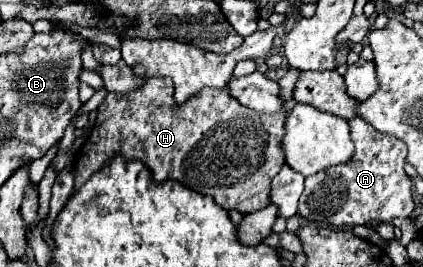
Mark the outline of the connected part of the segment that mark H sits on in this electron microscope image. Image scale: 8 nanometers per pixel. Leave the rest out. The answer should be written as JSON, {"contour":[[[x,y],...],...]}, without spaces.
{"contour":[[[155,77],[155,79],[145,79],[141,87],[137,87],[135,91],[131,93],[109,93],[105,97],[105,101],[99,105],[97,109],[97,119],[93,123],[93,129],[87,137],[87,141],[83,143],[83,147],[79,149],[77,153],[77,159],[75,159],[75,191],[91,177],[93,171],[99,171],[103,167],[103,163],[107,163],[113,155],[121,153],[121,155],[127,155],[127,159],[141,159],[153,173],[155,181],[165,181],[165,179],[175,179],[179,183],[183,183],[185,187],[191,187],[193,191],[199,191],[199,193],[205,193],[205,195],[211,195],[223,209],[231,211],[231,209],[237,209],[241,213],[251,213],[251,211],[259,211],[263,207],[267,207],[271,203],[269,199],[269,191],[271,191],[271,179],[279,173],[279,167],[283,167],[283,147],[279,147],[279,143],[283,141],[283,123],[285,123],[285,115],[288,110],[291,110],[298,102],[294,99],[285,101],[283,105],[283,111],[275,115],[263,115],[263,113],[257,113],[257,111],[251,111],[247,107],[243,107],[235,97],[231,97],[229,89],[223,87],[223,89],[203,89],[199,95],[195,95],[193,99],[189,99],[187,103],[183,103],[181,107],[175,107],[175,99],[173,99],[173,83],[171,79],[167,77]]]}

